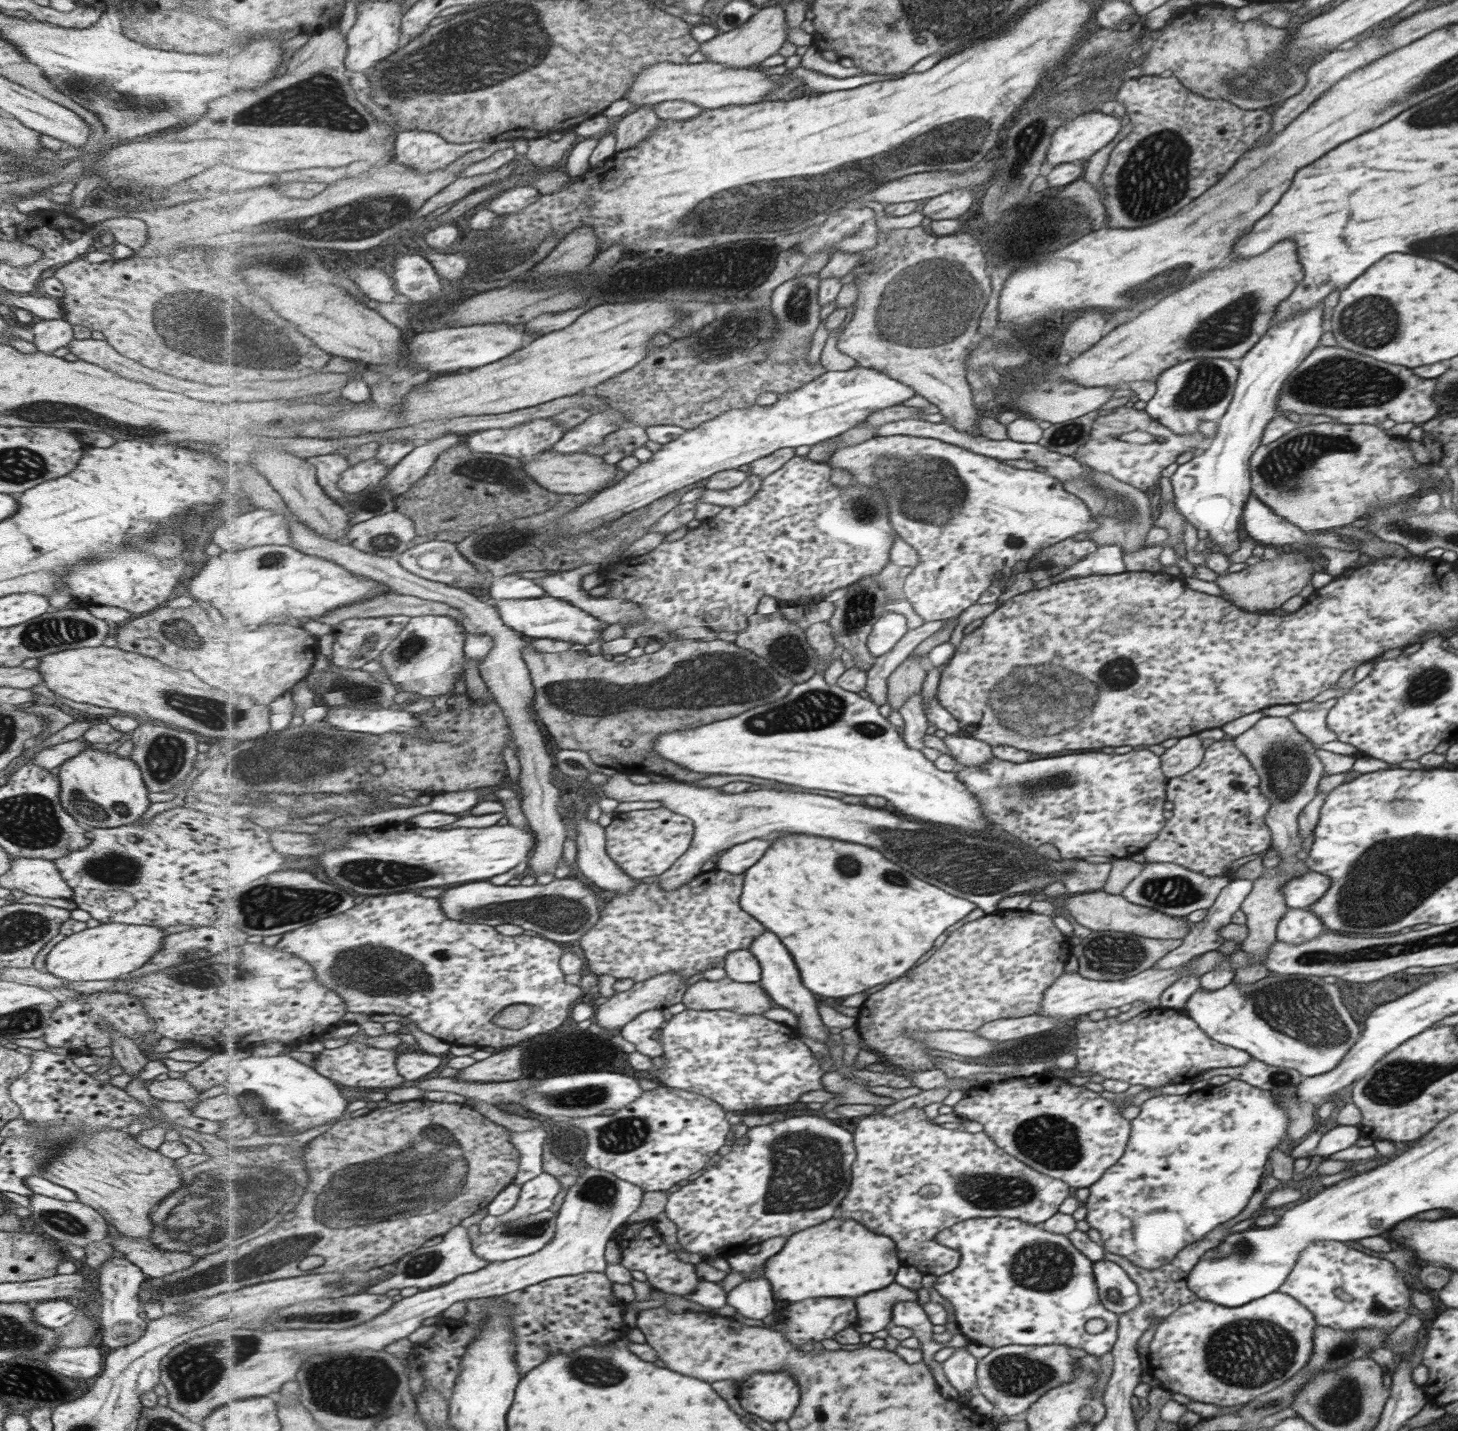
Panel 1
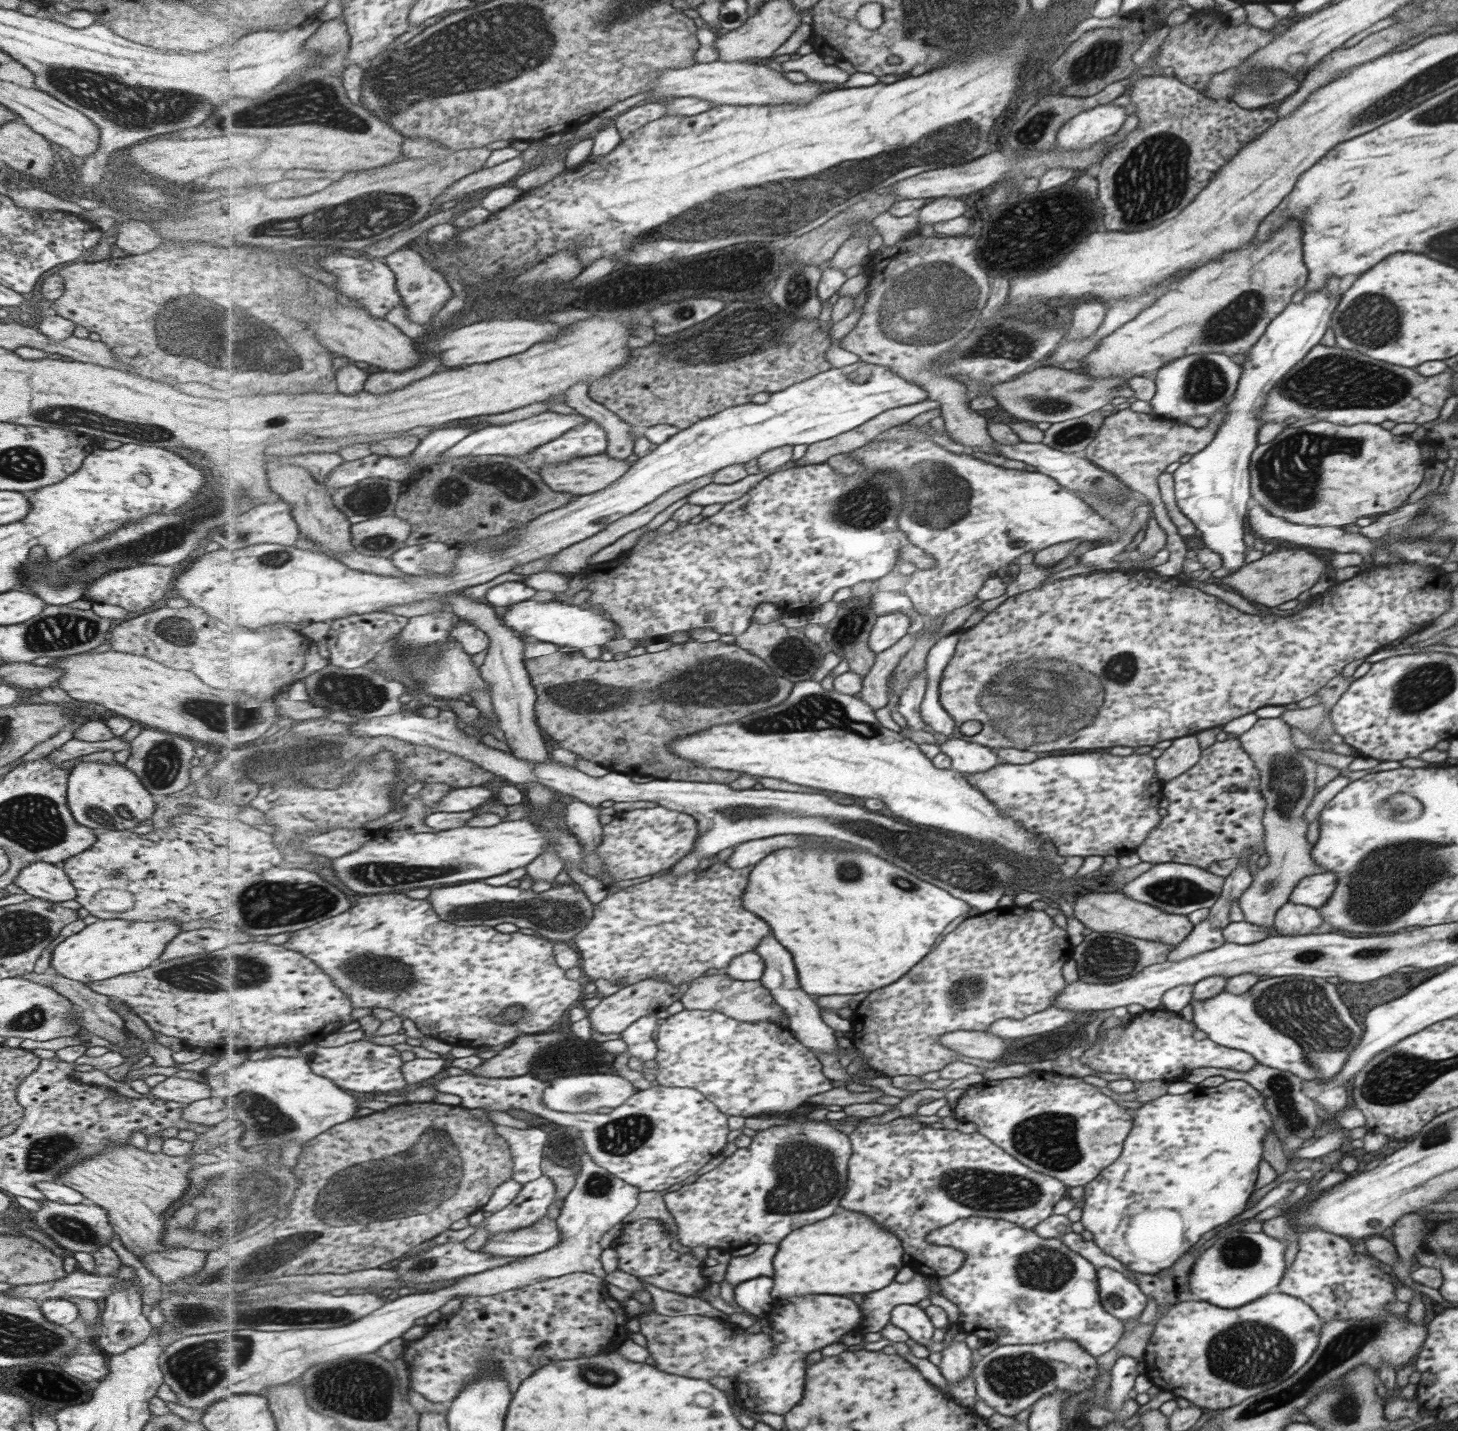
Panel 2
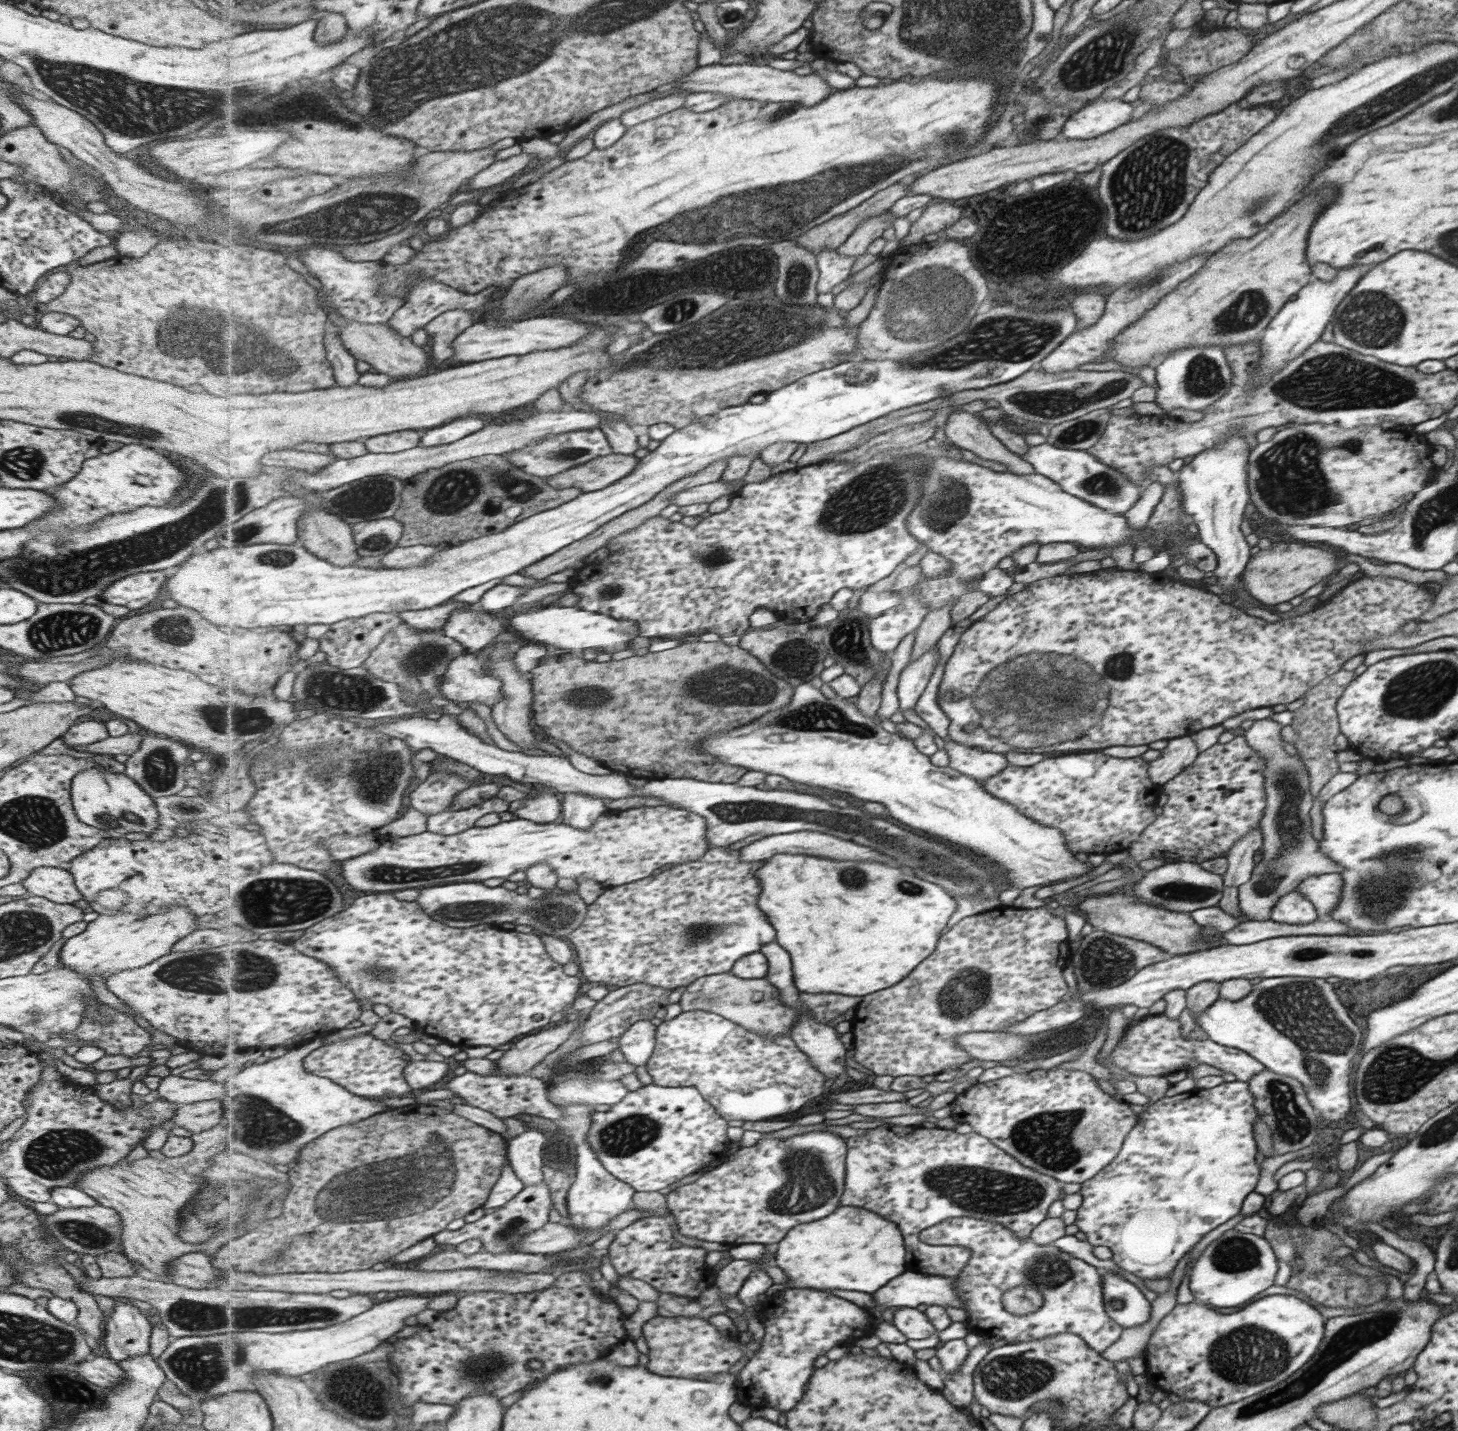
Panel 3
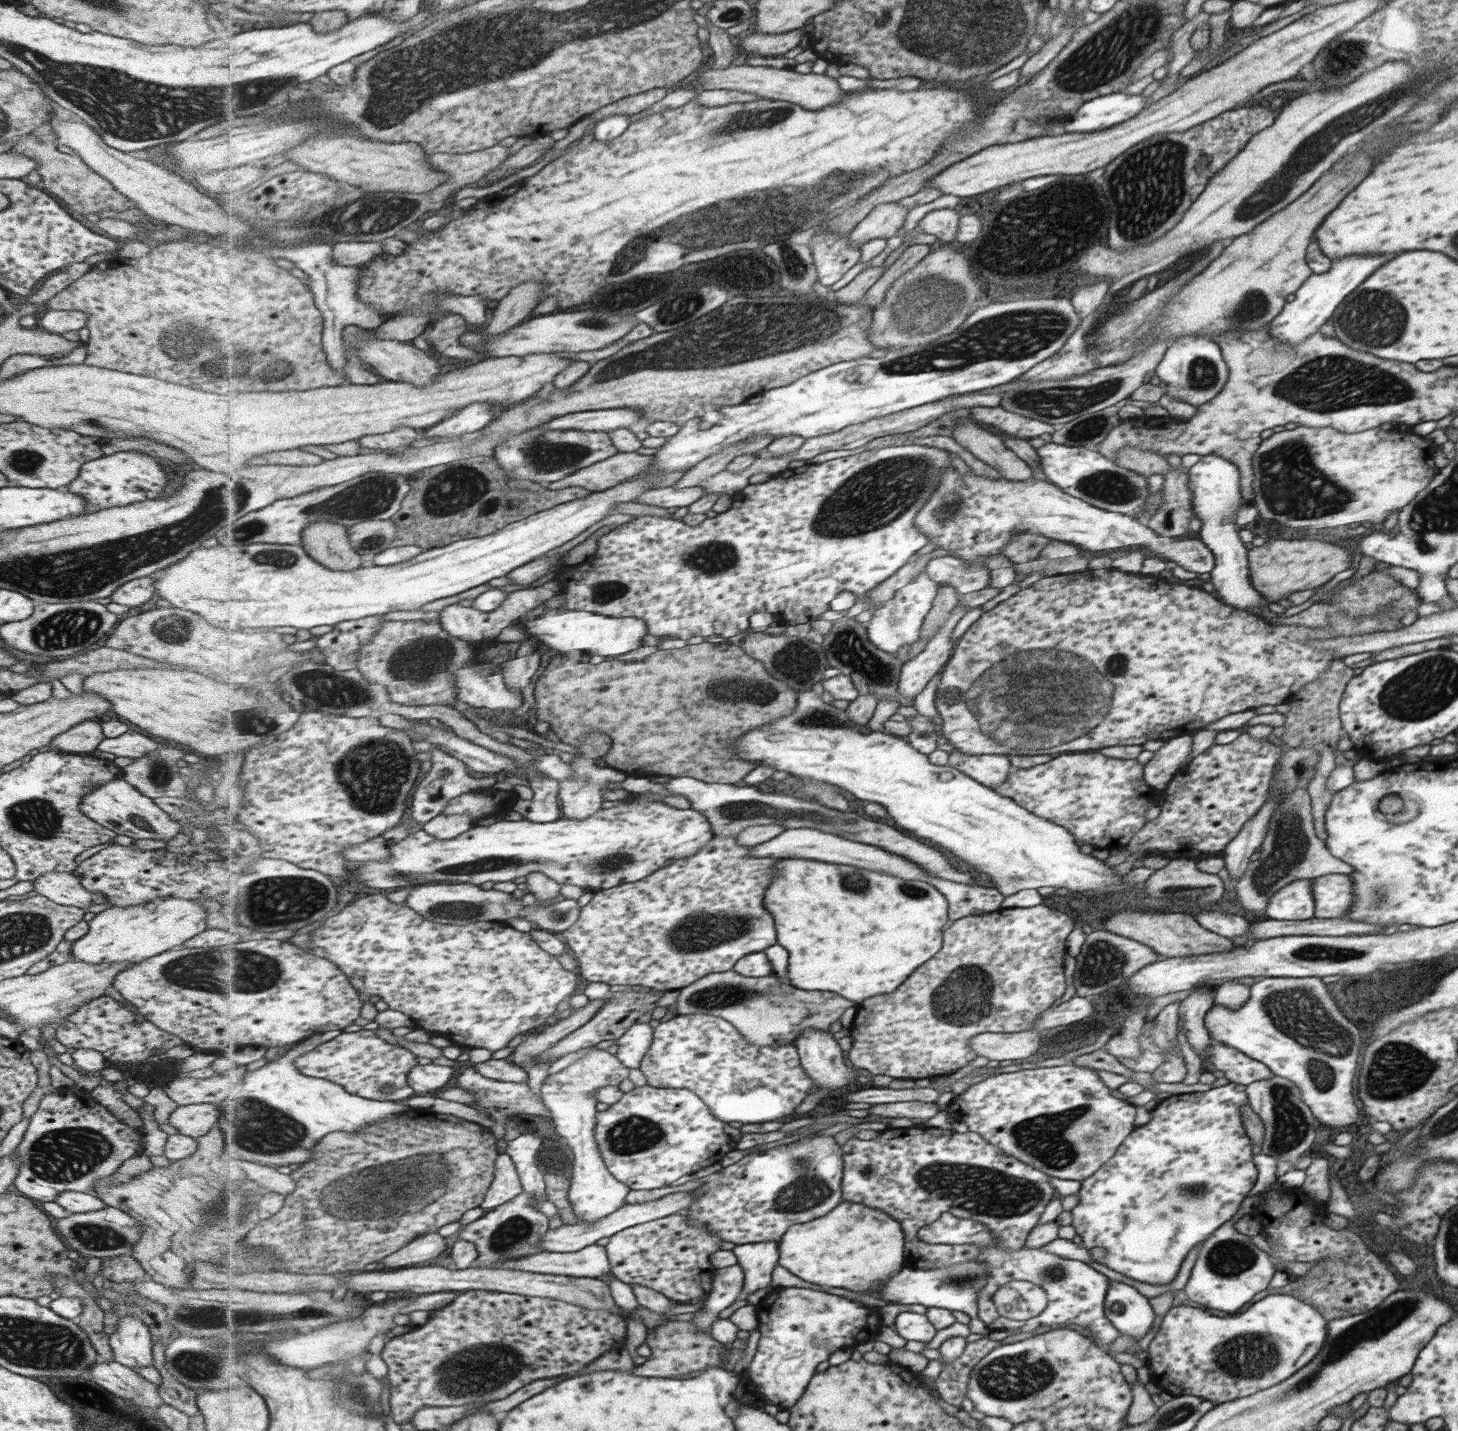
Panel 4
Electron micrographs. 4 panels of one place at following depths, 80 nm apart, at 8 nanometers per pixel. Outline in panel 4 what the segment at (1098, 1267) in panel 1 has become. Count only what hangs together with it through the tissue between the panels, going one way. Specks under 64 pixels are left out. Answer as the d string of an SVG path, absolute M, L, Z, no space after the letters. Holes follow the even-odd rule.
M1121 1282L1109 1283L1104 1297L1104 1313L1121 1336L1129 1336L1139 1342L1155 1320L1148 1299Z

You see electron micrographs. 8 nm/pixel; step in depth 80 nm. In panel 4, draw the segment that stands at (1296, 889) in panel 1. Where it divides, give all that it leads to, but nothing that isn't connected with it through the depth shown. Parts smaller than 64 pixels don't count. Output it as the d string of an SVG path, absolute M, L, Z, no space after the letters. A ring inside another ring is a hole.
M1323 875L1312 880L1312 897L1315 901L1315 916L1320 919L1345 916L1352 903L1349 875Z

